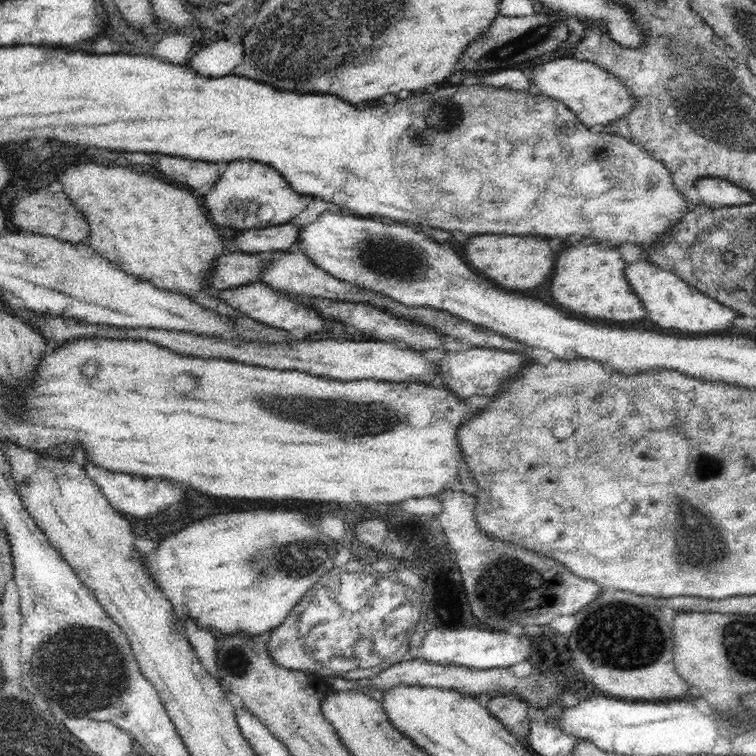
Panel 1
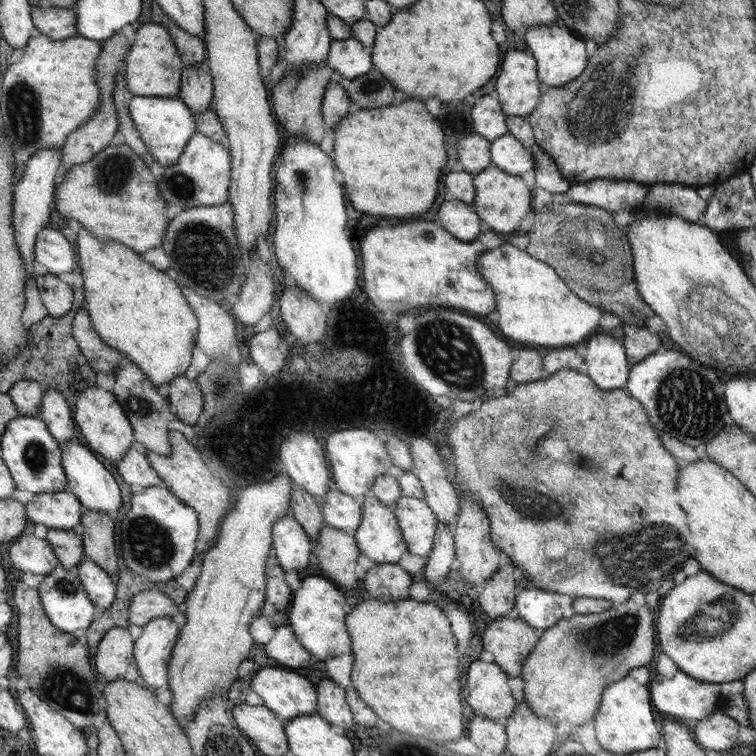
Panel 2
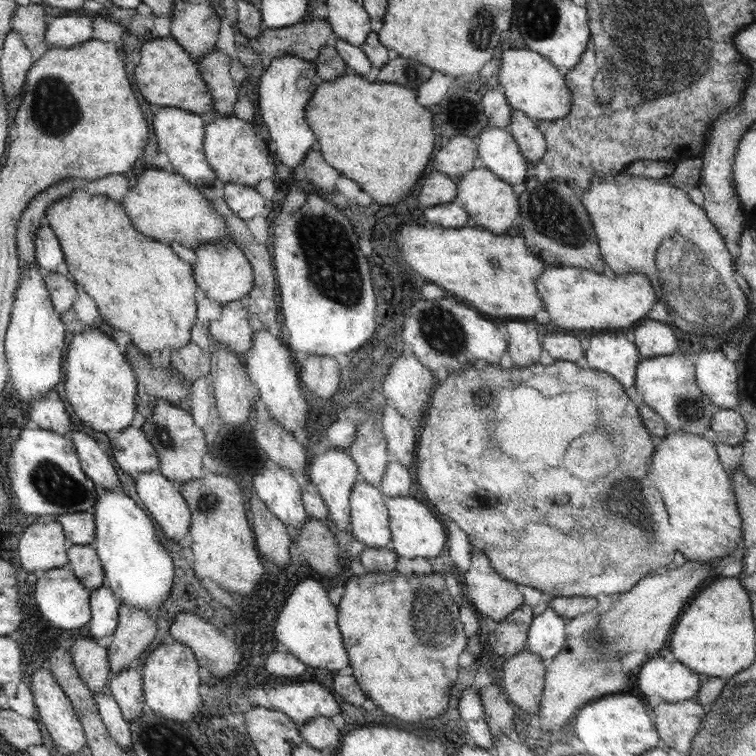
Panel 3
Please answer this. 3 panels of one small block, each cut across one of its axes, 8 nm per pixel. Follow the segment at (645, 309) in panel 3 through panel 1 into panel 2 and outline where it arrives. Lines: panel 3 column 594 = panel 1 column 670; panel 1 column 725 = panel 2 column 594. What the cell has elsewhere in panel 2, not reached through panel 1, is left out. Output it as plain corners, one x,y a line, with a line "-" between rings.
502,244
498,248
490,249
477,260
477,267
481,271
481,275
490,283
490,287
494,289
497,297
498,314
500,314
498,322
496,322
498,331
502,332
502,336
522,344
530,344
531,346
551,346
560,348
560,346
570,346
578,342
582,342
600,322
602,312
598,310
597,305
591,305
582,300
577,293
570,290
569,285
560,277
560,274
554,272
554,268
550,268
548,263
540,262
540,258
532,258
532,254
528,250
520,250
513,244

